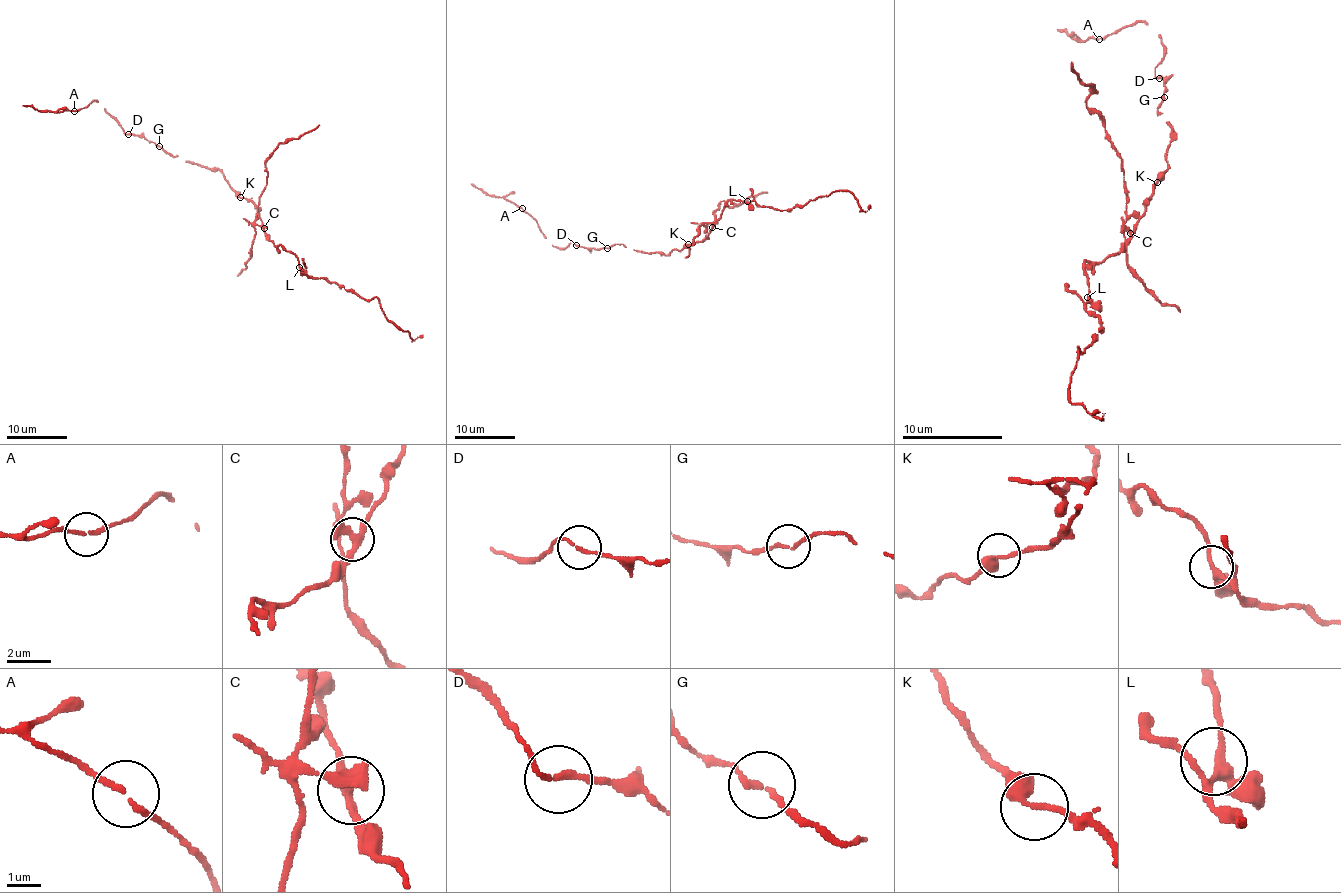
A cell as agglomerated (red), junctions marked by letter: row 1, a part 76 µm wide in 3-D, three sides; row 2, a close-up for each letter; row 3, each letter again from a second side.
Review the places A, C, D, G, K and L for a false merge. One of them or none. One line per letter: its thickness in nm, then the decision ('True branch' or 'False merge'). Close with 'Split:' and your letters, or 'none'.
A: Thickness 160 nm. True branch
C: Thickness 300 nm. False merge
D: Thickness 150 nm. True branch
G: Thickness 150 nm. True branch
K: Thickness 320 nm. True branch
L: Thickness 220 nm. True branch
Split: C

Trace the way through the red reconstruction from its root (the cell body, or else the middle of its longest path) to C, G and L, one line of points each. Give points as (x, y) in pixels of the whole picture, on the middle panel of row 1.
C: (688, 244), (700, 242), (712, 227)
G: (688, 244), (667, 254), (637, 251), (622, 244), (607, 248)
L: (688, 244), (700, 242), (709, 233), (729, 200), (747, 201)

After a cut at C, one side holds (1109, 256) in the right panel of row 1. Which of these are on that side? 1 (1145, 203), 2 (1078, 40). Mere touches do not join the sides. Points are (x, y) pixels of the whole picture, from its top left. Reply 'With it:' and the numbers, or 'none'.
With it: 1, 2

